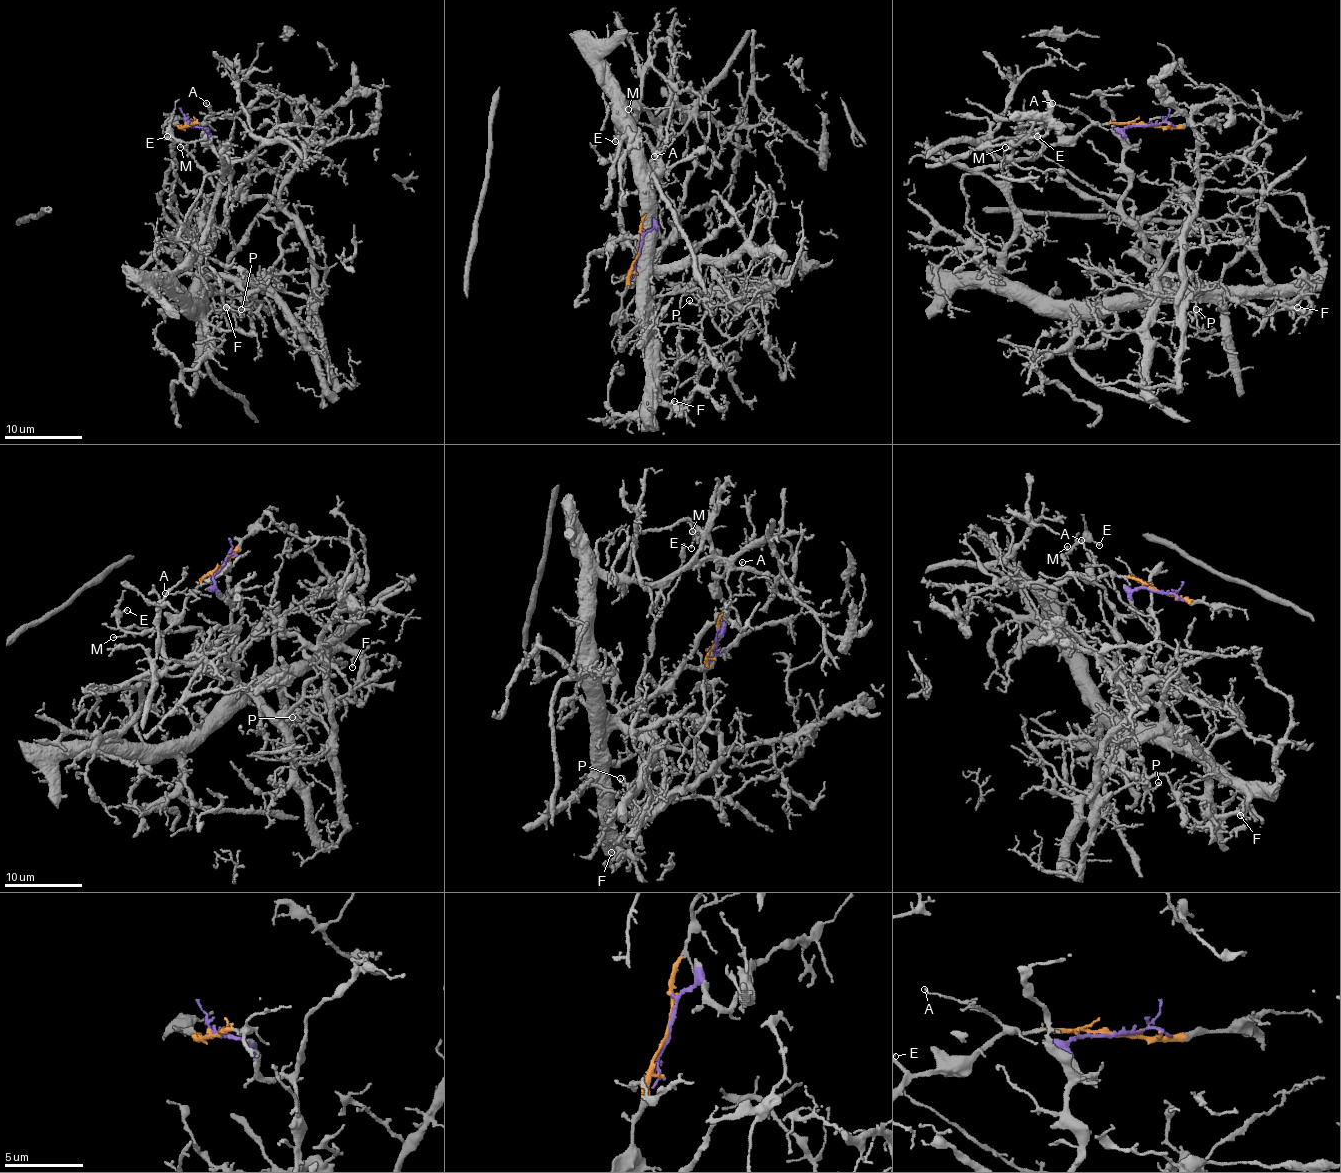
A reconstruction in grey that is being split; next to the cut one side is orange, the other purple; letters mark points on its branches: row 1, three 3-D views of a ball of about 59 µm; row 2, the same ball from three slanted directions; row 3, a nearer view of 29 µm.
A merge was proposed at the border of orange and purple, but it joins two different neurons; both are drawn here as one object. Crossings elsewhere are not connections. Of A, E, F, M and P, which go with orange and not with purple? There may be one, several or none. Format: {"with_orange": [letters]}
{"with_orange": ["A", "E", "M"]}

